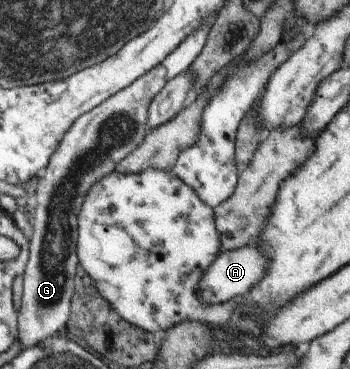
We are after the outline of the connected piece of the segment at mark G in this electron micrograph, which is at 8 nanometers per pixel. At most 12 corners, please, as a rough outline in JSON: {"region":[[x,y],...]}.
{"region":[[213,19],[75,119],[38,175],[21,350],[67,322],[83,197],[150,131]]}

